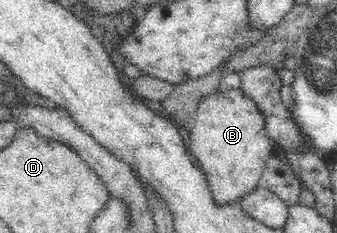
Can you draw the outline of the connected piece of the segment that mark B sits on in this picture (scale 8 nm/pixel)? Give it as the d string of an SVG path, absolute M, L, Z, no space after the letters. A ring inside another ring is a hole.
M242 87L220 88L198 103L188 124L189 153L198 159L219 203L239 201L244 193L261 184L264 163L275 154L265 128L265 119L257 100L244 93Z

